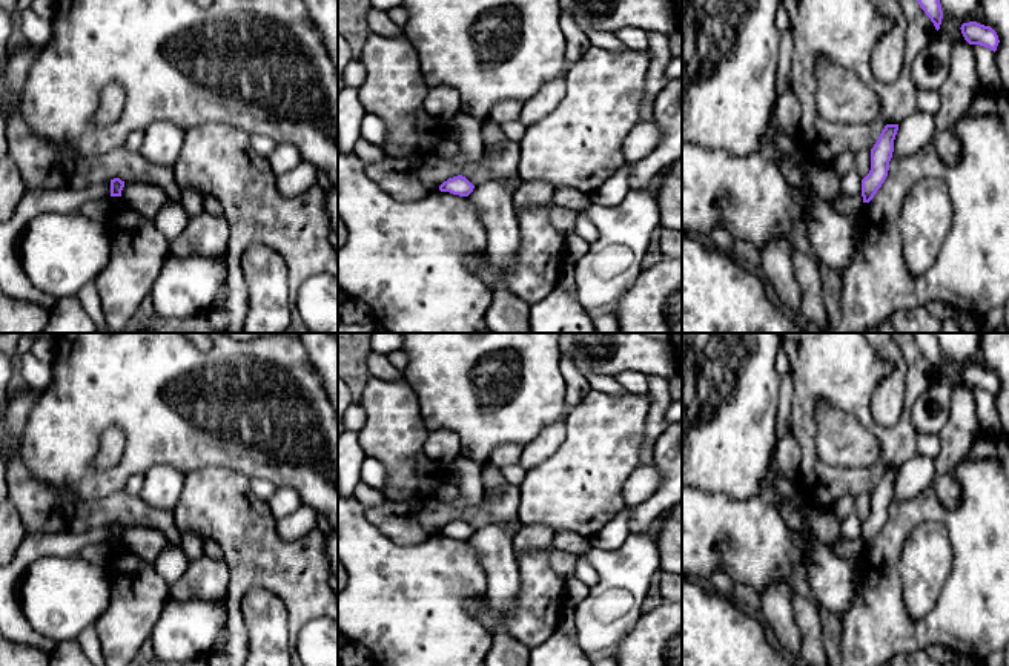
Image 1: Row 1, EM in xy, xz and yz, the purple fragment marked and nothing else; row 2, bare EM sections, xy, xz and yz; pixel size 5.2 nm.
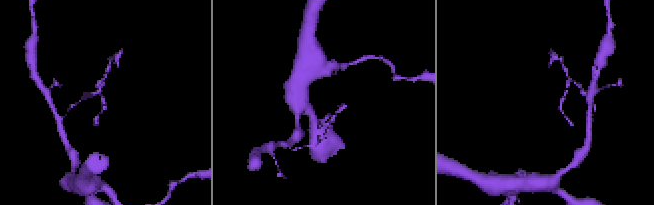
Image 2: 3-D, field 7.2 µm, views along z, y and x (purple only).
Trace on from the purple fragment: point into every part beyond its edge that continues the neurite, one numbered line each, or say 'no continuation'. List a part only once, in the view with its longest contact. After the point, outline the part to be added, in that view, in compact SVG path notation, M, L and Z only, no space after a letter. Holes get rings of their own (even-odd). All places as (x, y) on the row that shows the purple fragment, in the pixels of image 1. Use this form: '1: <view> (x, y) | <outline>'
no continuation

